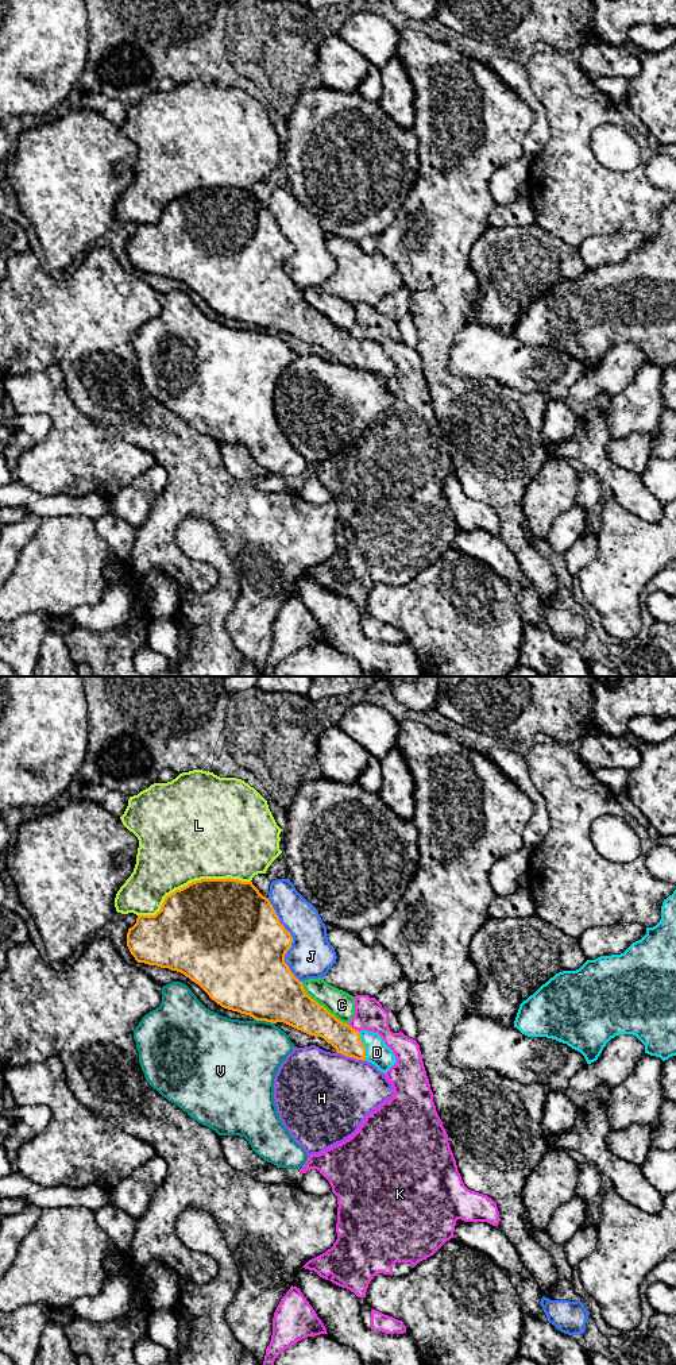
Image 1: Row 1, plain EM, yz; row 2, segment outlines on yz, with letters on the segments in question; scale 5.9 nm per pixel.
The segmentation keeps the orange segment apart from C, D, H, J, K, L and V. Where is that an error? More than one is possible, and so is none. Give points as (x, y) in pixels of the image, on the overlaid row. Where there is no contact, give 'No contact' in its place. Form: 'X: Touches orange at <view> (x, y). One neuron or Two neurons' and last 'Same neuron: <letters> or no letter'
C: Touches orange at yz (323, 1006). Two neurons
D: Touches orange at yz (363, 1045). One neuron
H: Touches orange at yz (351, 1056). Two neurons
J: Touches orange at yz (292, 941). Two neurons
K: Touches orange at yz (351, 1028). Two neurons
L: Touches orange at yz (192, 882). Two neurons
V: Touches orange at yz (263, 1020). Two neurons
Same neuron: D

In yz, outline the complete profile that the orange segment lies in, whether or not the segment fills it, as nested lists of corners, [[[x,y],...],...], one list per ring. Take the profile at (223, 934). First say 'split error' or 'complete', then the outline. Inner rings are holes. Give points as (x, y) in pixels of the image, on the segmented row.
split error; [[[231,878],[201,879],[175,890],[165,898],[155,915],[138,915],[136,924],[127,933],[127,946],[138,963],[181,972],[224,1009],[250,1015],[256,1021],[283,1022],[309,1036],[321,1037],[337,1053],[366,1060],[386,1073],[397,1063],[393,1050],[378,1033],[352,1029],[305,992],[302,982],[285,963],[285,955],[291,948],[291,942],[290,932],[279,922],[269,898],[263,896],[252,882]]]

